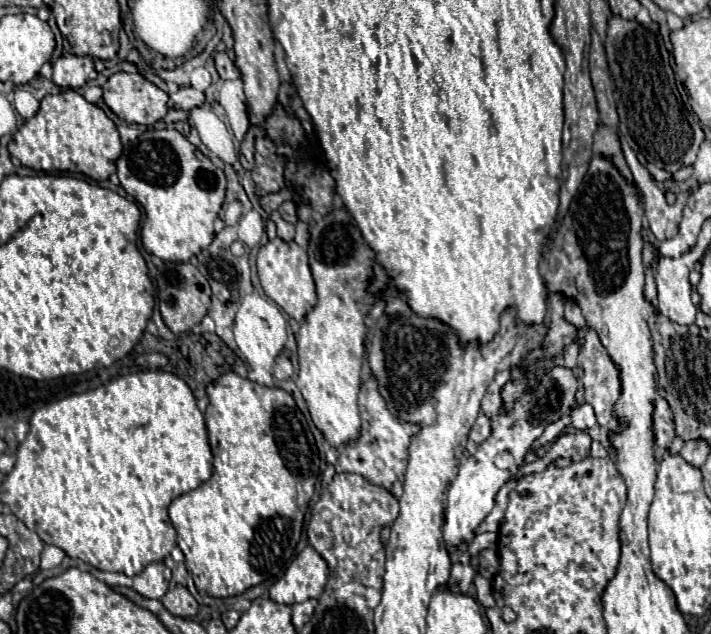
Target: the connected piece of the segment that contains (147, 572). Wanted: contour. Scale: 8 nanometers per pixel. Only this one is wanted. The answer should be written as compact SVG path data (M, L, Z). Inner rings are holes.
M150 563L134 577L134 591L146 599L160 599L168 591L168 571L164 563Z

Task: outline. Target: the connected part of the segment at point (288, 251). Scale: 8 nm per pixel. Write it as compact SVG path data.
M272 239L258 251L258 277L264 293L274 299L290 317L302 321L304 315L316 305L316 289L312 281L312 273L308 267L306 249L296 245L296 241Z

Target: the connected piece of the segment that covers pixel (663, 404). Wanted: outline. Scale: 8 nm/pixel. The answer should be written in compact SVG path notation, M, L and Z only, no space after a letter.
M658 397L656 399L656 409L654 409L654 437L656 437L656 447L668 447L674 439L674 419L672 419L672 409L668 407L668 401Z

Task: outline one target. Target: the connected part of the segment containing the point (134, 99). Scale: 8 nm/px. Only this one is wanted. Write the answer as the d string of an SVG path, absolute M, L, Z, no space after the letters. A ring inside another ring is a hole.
M114 73L102 89L104 103L128 123L152 125L168 111L168 95L140 73Z

